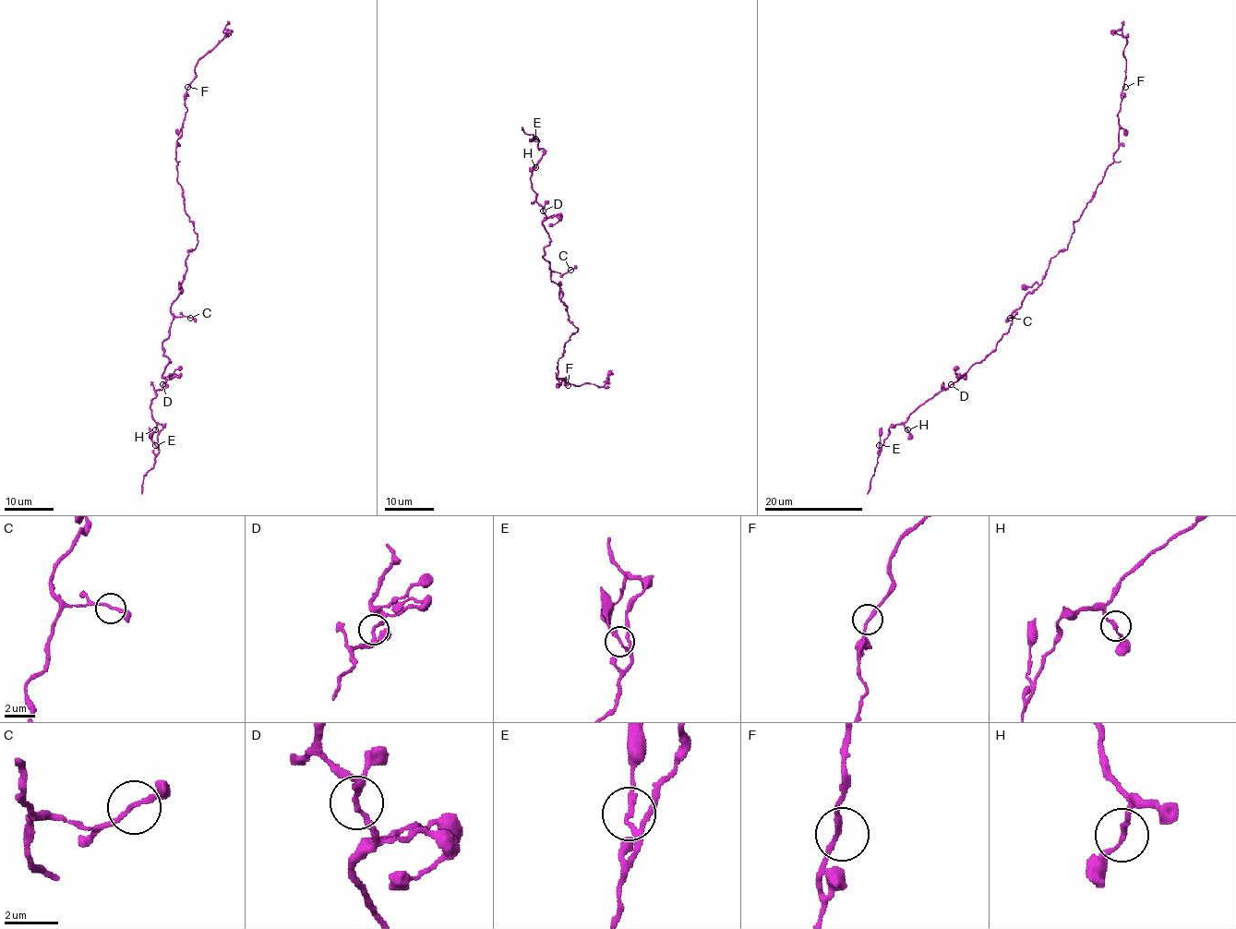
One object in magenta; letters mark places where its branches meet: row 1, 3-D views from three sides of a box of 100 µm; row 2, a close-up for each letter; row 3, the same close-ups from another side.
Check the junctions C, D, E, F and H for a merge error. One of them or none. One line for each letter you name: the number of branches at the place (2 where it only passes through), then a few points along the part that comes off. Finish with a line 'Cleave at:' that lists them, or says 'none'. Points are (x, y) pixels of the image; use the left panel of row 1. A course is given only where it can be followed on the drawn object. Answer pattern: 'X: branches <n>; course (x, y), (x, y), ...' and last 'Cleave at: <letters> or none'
Cleave at: none

